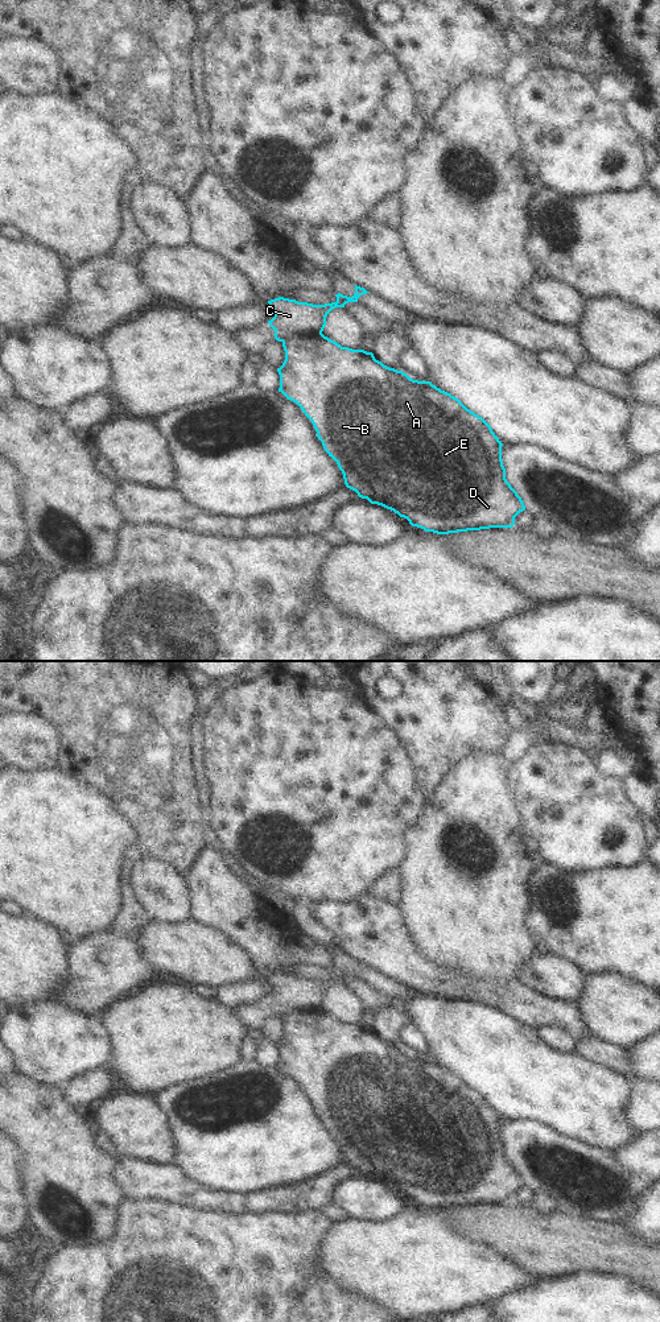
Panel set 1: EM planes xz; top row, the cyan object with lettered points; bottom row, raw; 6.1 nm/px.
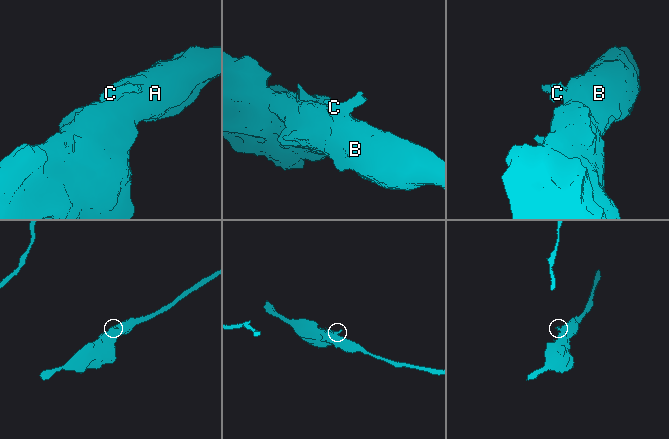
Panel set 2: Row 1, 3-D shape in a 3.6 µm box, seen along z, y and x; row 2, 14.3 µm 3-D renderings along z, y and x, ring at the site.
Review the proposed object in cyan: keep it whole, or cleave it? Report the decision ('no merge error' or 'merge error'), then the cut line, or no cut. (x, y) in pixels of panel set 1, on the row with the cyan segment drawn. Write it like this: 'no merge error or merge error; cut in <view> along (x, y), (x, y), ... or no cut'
merge error; cut in xz along (321, 333), (297, 334), (283, 342)

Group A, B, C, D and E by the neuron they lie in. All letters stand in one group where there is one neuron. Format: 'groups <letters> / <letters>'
groups A B D E / C

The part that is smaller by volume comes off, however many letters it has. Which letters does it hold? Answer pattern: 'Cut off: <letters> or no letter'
Cut off: C

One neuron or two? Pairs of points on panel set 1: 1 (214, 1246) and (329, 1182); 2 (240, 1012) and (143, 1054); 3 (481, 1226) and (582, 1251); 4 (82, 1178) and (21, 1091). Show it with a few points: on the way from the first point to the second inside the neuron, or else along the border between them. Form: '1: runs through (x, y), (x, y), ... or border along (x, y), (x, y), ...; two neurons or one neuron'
1: border along (246, 1211), (309, 1211); two neurons
2: border along (232, 1008), (234, 1013), (248, 1029); two neurons
3: runs through (506, 1226), (522, 1231), (541, 1243), (557, 1244); one neuron
4: runs through (61, 1157), (58, 1140), (31, 1112); one neuron

